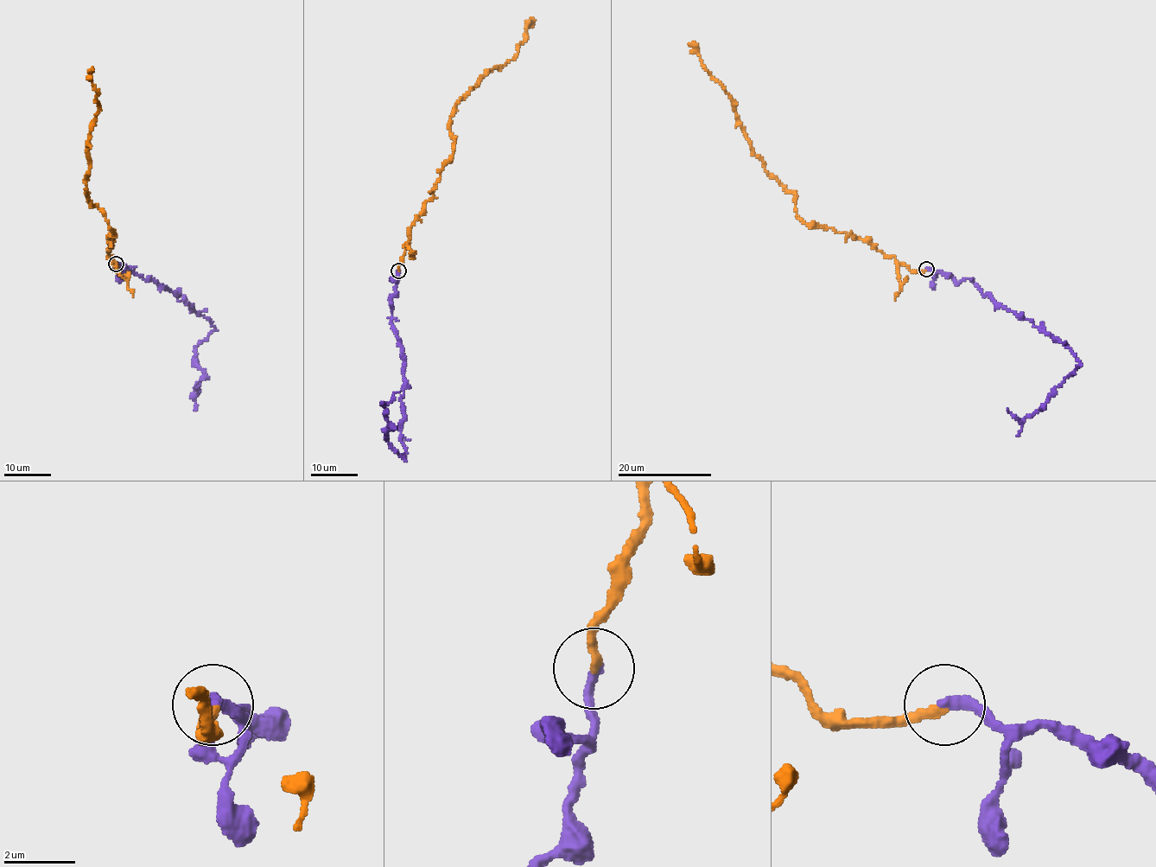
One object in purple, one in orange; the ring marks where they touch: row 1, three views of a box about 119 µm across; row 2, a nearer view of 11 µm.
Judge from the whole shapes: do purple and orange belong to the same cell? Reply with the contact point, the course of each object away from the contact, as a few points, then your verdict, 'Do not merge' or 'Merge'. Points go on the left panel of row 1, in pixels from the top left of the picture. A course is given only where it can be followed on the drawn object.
Place: (116, 264). Course of purple: (117, 264), (175, 291), (211, 321), (213, 331), (194, 353), (205, 373), (196, 395), (200, 384). Course of orange: (117, 264), (107, 253), (114, 232), (85, 191), (87, 143), (98, 108), (87, 73). Do not merge

